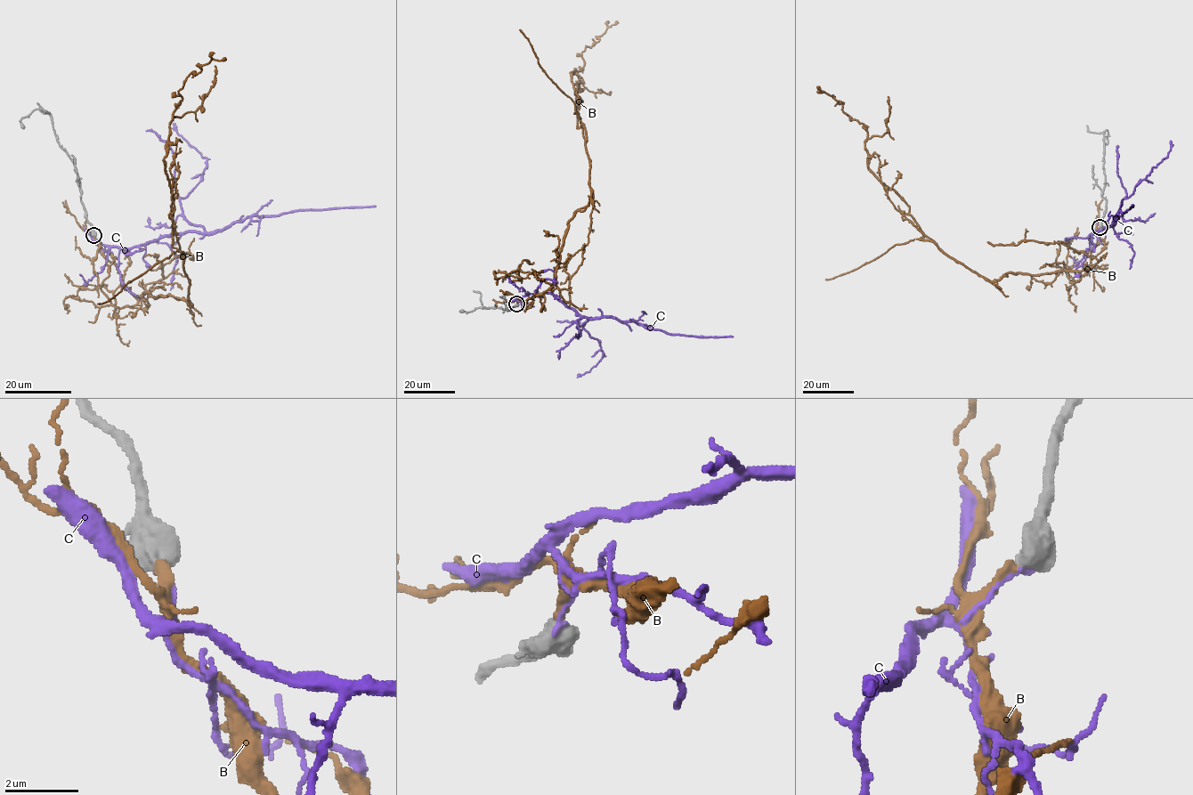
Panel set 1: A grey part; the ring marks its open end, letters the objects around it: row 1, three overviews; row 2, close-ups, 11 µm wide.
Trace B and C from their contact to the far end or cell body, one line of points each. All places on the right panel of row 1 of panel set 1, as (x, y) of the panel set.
B: (1099, 227), (1082, 276), (978, 276), (902, 214), (909, 206), (869, 168), (866, 127), (818, 91)
C: (1100, 227), (1089, 236), (1115, 224), (1116, 214), (1124, 212), (1132, 204)

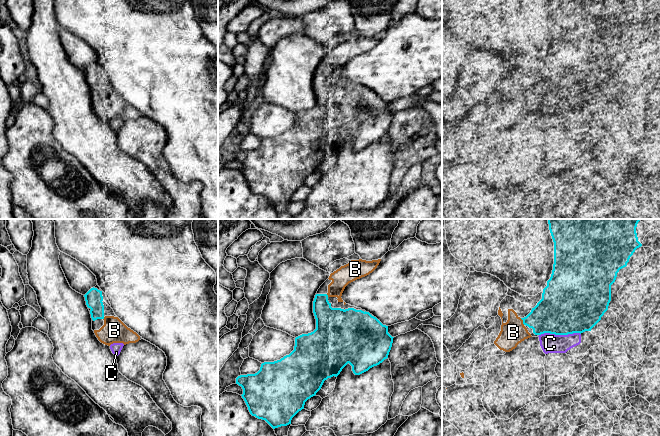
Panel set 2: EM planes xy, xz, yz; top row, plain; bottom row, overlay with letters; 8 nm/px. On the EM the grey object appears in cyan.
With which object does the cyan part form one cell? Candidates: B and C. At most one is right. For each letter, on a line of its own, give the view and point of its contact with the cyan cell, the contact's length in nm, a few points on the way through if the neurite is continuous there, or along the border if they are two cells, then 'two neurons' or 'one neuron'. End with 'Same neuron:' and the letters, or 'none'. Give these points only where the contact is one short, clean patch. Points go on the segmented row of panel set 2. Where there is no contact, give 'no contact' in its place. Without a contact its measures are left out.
B: meets cyan in yz at (523, 321); contact 70 nm long; one neuron
C: meets cyan in yz at (559, 334); contact 340 nm long; two neurons
Same neuron: B

